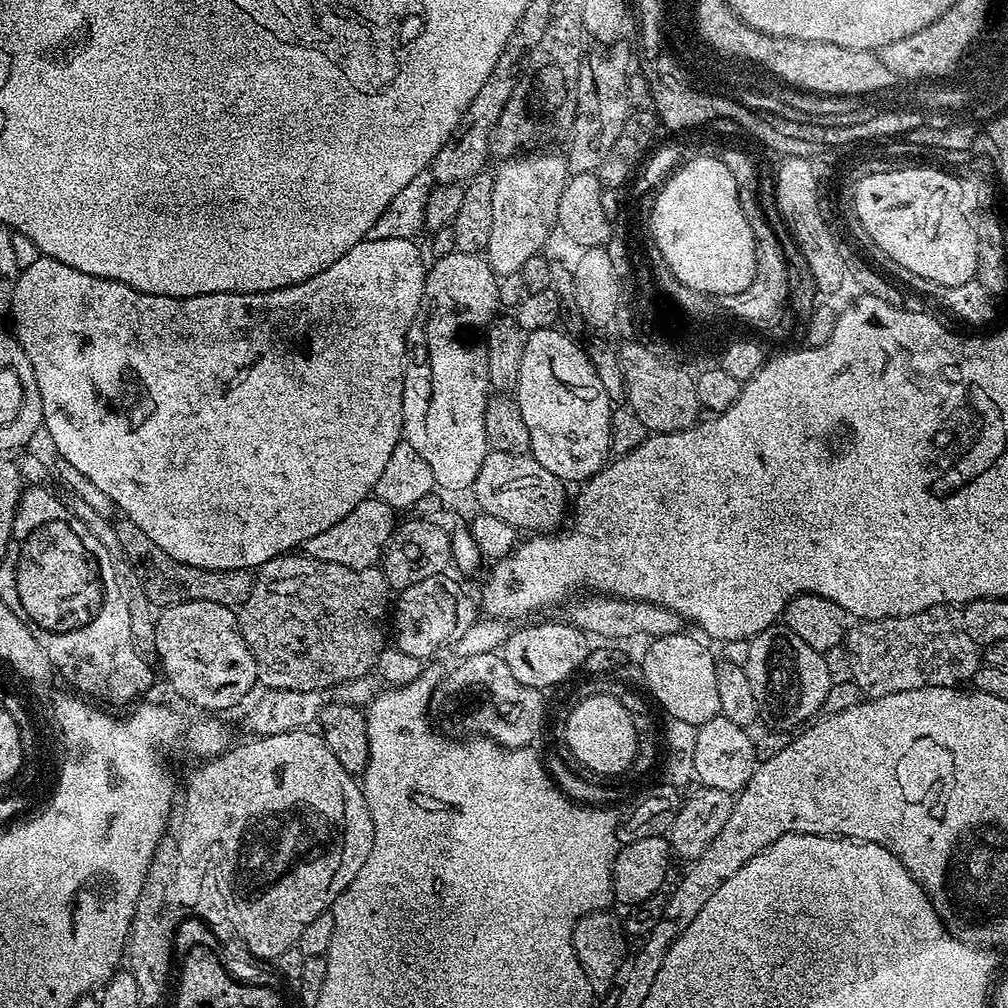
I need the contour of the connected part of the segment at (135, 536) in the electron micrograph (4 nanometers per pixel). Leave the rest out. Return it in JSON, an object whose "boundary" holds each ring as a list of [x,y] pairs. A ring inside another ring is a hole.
{"boundary":[[[126,518],[115,521],[118,530],[118,543],[122,545],[124,560],[127,567],[138,576],[151,605],[163,610],[172,604],[182,602],[218,602],[218,606],[226,606],[233,610],[250,598],[250,590],[254,579],[253,573],[247,568],[234,570],[206,570],[198,566],[186,566],[186,562],[178,562],[178,558],[170,558],[162,546],[154,546],[134,522]]]}

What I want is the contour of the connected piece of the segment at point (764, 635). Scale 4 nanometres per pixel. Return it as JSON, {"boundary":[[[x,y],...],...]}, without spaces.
{"boundary":[[[783,626],[762,630],[748,640],[748,645],[750,655],[743,666],[746,678],[750,678],[754,698],[758,698],[760,720],[768,723],[765,725],[772,730],[796,730],[807,725],[823,709],[826,694],[830,694],[834,683],[834,675],[824,661],[827,659],[806,646],[794,630]]]}

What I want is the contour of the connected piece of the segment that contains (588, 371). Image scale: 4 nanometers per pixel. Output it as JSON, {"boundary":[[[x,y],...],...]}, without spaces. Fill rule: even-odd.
{"boundary":[[[555,327],[528,333],[514,399],[530,430],[531,456],[559,480],[583,482],[609,463],[614,402],[602,387],[587,351],[560,331]]]}

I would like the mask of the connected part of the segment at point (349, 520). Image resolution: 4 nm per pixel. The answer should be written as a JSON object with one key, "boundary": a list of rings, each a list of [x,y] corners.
{"boundary":[[[369,498],[358,502],[342,522],[334,522],[330,530],[322,530],[322,534],[314,534],[302,545],[303,555],[314,558],[318,562],[334,562],[338,566],[351,568],[374,568],[381,563],[385,548],[398,527],[397,513],[386,502]]]}

